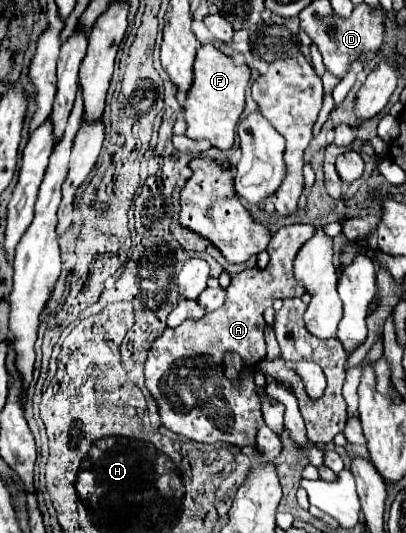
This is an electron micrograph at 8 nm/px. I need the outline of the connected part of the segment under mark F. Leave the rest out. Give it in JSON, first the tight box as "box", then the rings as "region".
{"box":[184,44,250,152],"region":[[[204,44],[194,62],[194,84],[186,98],[184,120],[188,122],[186,136],[192,140],[208,140],[212,146],[228,152],[234,144],[234,130],[244,112],[244,94],[250,80],[250,66],[236,64],[214,44]]]}

